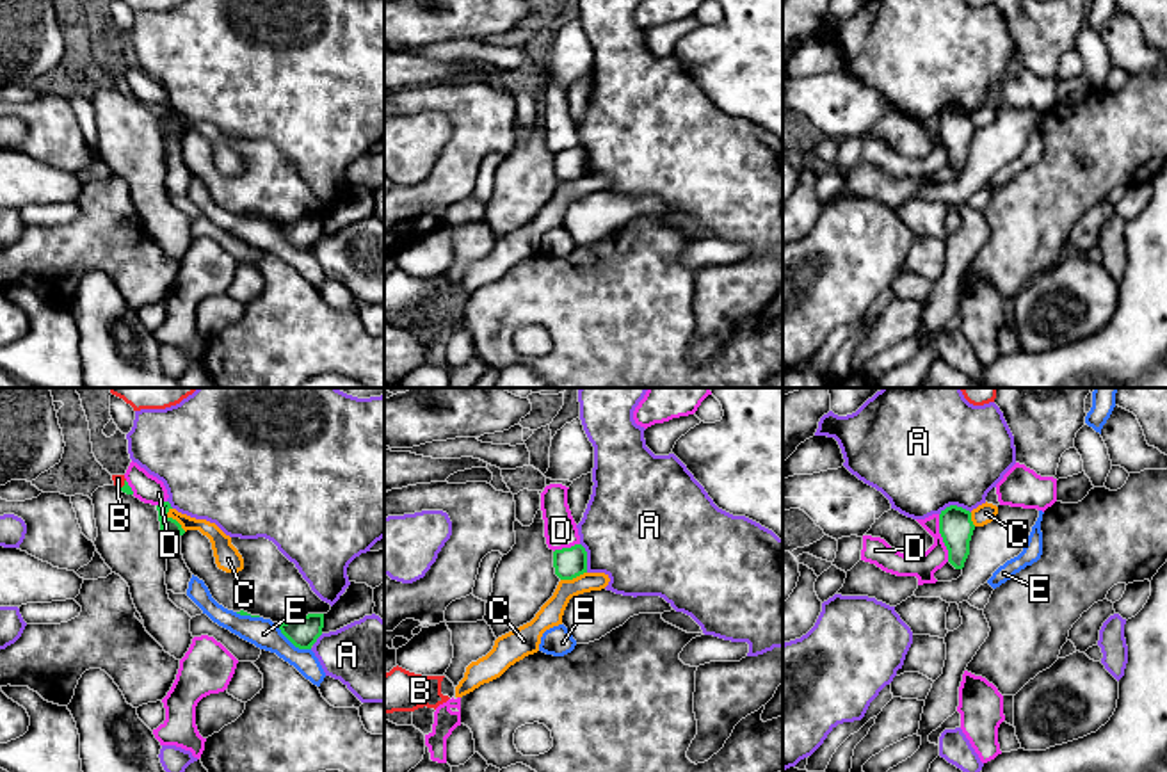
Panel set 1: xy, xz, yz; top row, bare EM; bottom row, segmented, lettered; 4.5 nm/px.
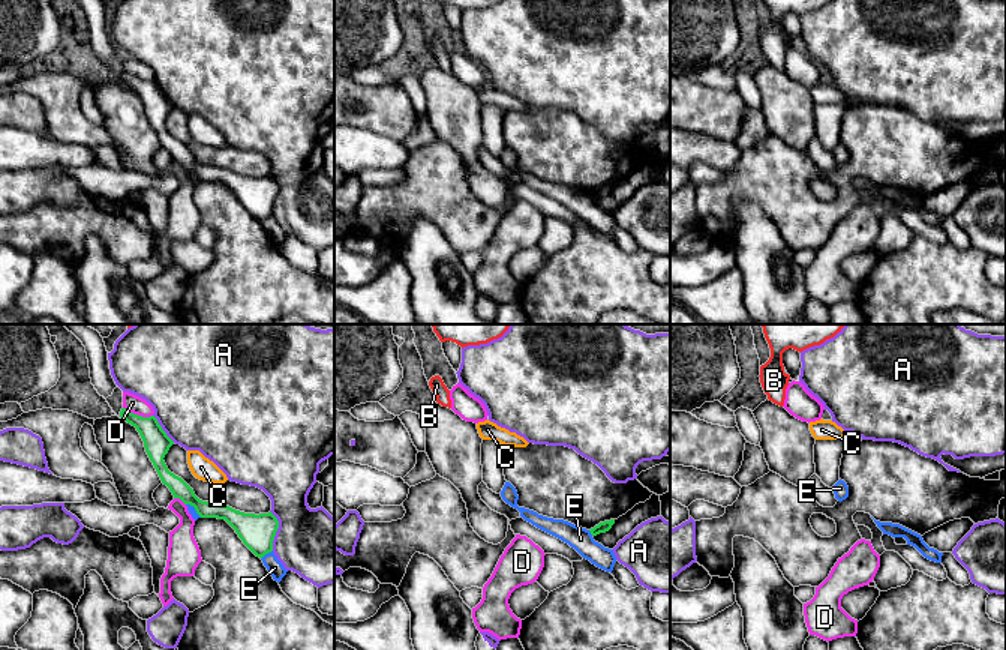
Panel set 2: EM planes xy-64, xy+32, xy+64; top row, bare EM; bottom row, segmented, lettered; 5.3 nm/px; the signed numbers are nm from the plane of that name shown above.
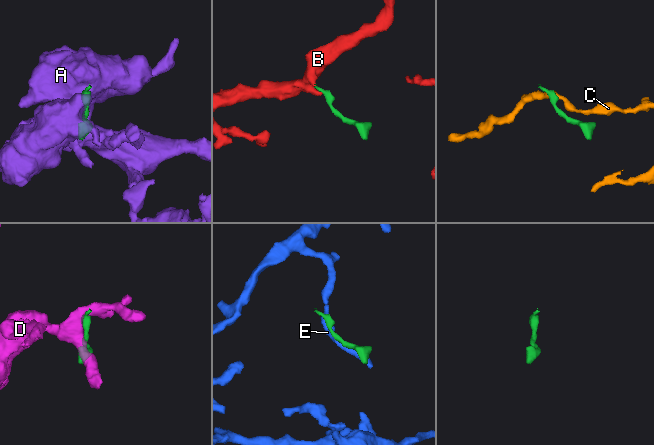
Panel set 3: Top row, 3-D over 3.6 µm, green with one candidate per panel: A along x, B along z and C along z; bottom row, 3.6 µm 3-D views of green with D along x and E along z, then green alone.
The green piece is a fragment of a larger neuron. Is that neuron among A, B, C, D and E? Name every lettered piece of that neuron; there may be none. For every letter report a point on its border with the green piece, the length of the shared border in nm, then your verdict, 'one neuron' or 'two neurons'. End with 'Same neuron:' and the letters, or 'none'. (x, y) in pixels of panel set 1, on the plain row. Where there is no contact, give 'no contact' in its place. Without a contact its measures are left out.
A: meets green in yz at (956, 107); contact 140 nm long; two neurons
B: meets green in xy at (125, 86); contact 50 nm long; one neuron
C: meets green in xy at (171, 120); contact 130 nm long; two neurons
D: meets green in yz at (941, 137); contact 220 nm long; two neurons
E: meets green in xy at (292, 244); contact 220 nm long; two neurons
Same neuron: B

